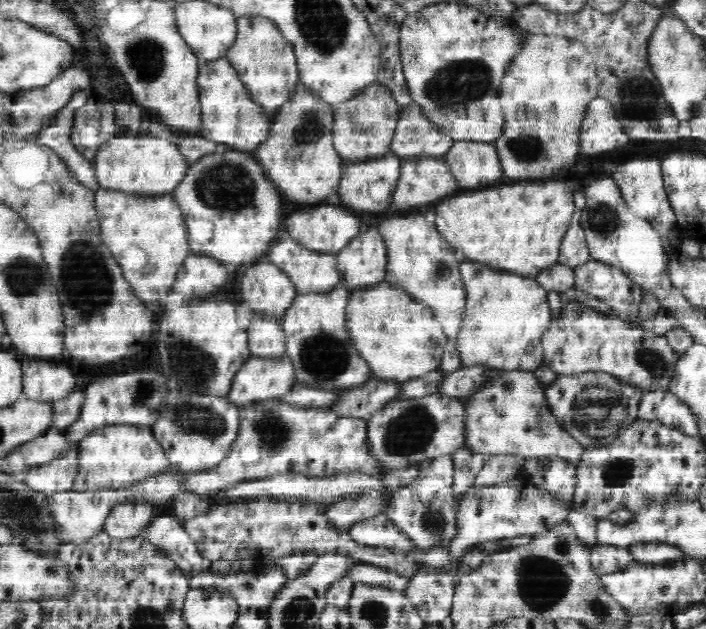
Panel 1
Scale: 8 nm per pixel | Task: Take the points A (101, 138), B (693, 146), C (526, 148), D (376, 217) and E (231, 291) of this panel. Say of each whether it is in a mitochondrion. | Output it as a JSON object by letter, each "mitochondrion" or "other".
{"A":"other","B":"other","C":"mitochondrion","D":"other","E":"other"}

